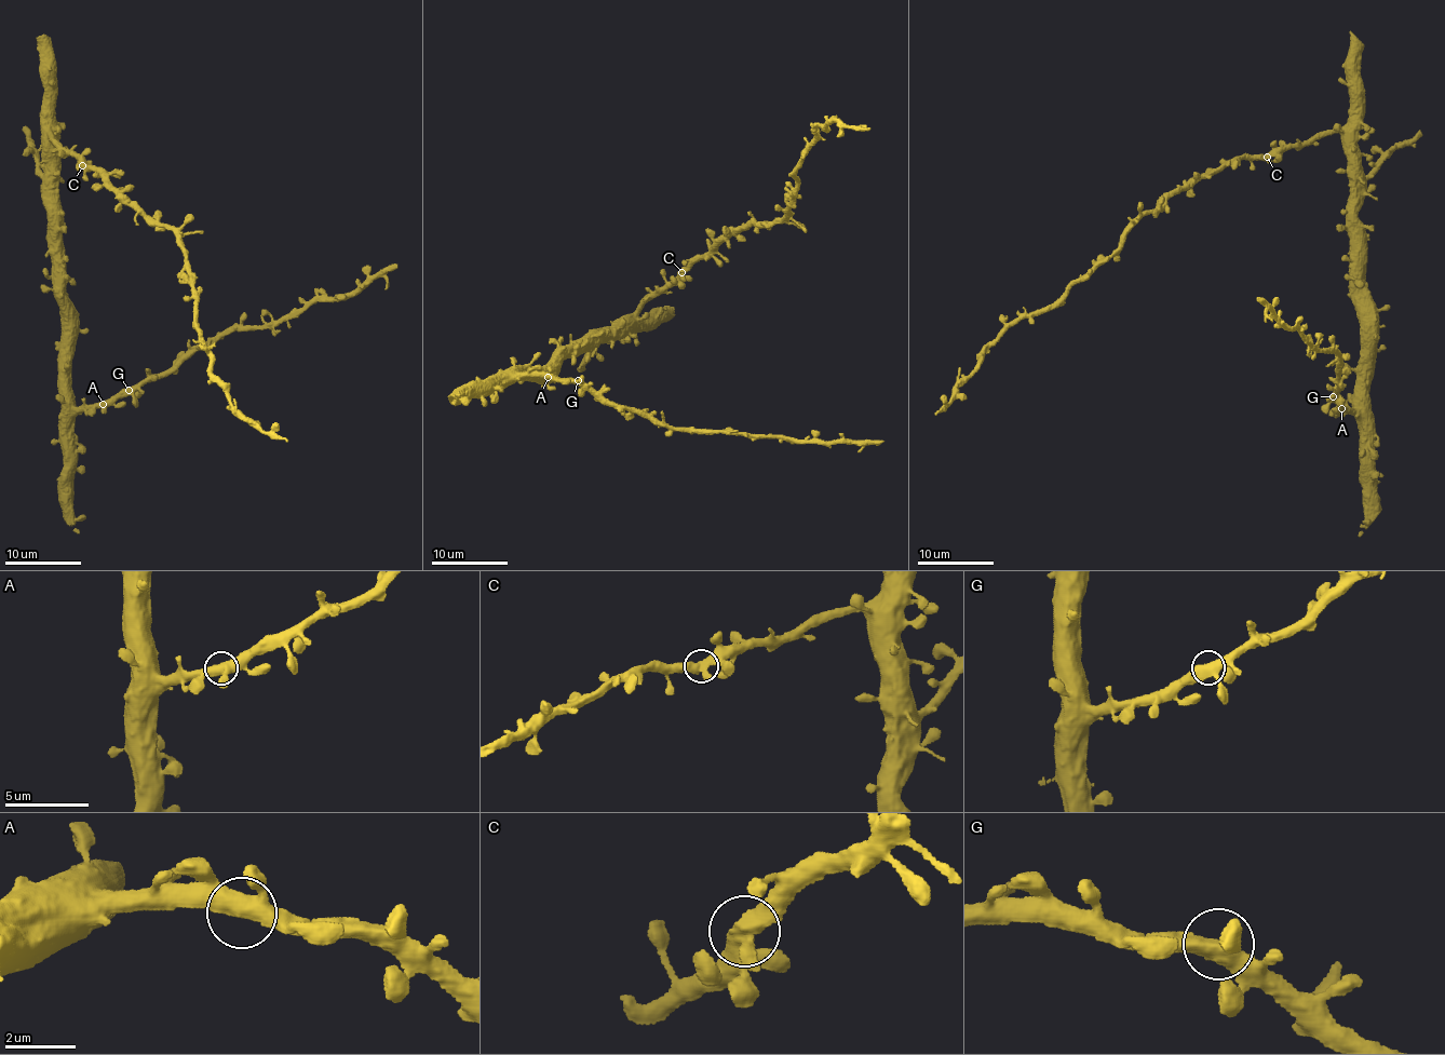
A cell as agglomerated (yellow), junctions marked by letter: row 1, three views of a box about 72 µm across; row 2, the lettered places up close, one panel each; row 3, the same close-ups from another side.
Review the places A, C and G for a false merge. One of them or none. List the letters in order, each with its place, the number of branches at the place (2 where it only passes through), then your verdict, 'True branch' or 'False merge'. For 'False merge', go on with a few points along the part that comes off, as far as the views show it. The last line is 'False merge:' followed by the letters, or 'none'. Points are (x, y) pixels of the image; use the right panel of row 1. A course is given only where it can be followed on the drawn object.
A: Place: (1341, 408). Branches: 3. True branch
C: Place: (1267, 157). Branches: 3. True branch
G: Place: (1333, 396). Branches: 3. True branch
False merge: none

